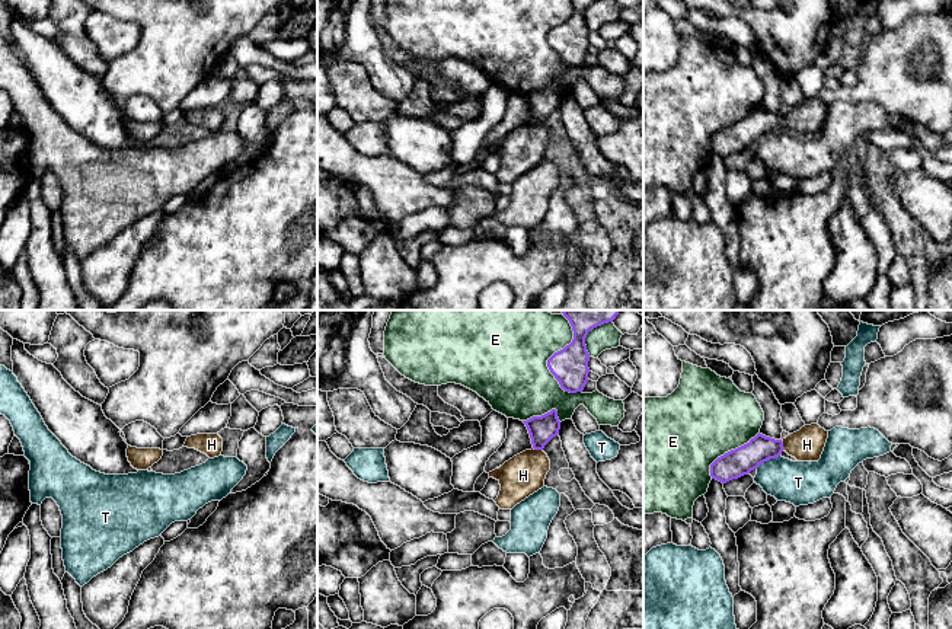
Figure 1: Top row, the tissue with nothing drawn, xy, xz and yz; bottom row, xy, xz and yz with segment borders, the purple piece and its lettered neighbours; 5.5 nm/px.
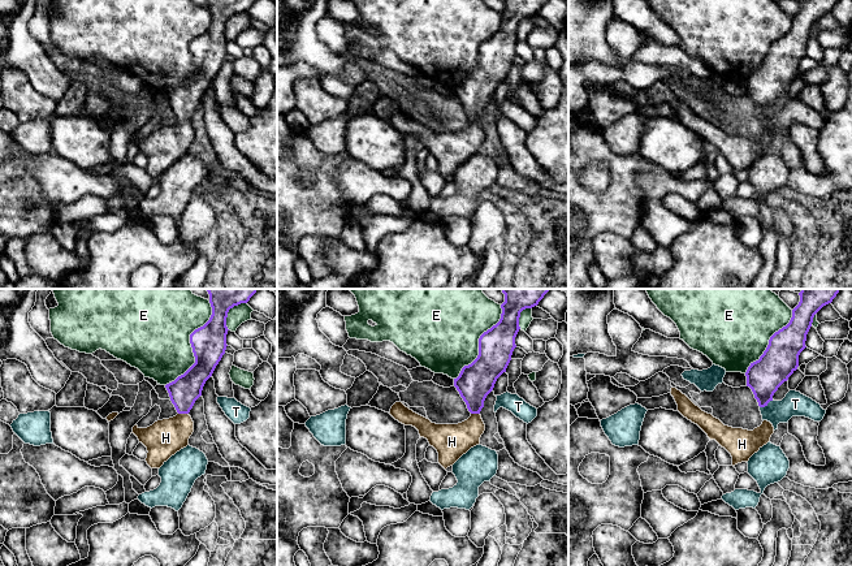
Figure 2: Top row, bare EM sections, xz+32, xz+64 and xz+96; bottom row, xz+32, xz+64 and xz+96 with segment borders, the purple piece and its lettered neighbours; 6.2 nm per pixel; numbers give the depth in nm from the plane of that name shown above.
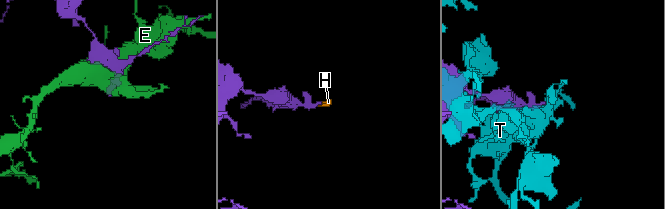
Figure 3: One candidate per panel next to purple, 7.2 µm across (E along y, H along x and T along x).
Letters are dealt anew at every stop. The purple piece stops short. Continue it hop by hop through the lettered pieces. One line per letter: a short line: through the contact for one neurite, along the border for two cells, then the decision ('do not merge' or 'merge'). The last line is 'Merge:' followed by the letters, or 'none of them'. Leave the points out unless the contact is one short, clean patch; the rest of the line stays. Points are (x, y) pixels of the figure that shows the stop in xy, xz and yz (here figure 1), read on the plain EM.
E: do not merge
H: line yz (740, 136), (760, 123), (782, 120), (807, 118); merge
T: do not merge
Merge: H

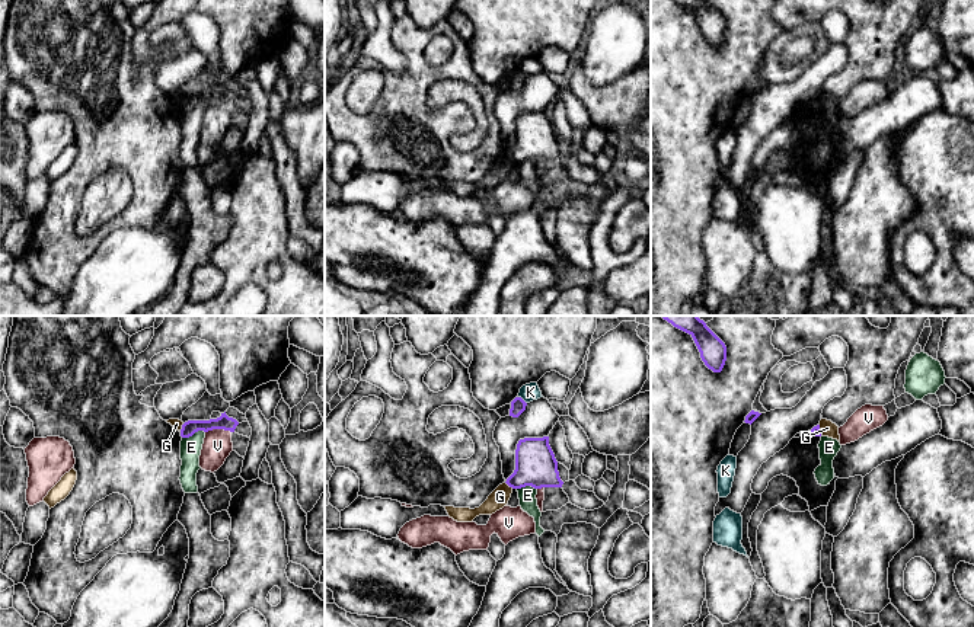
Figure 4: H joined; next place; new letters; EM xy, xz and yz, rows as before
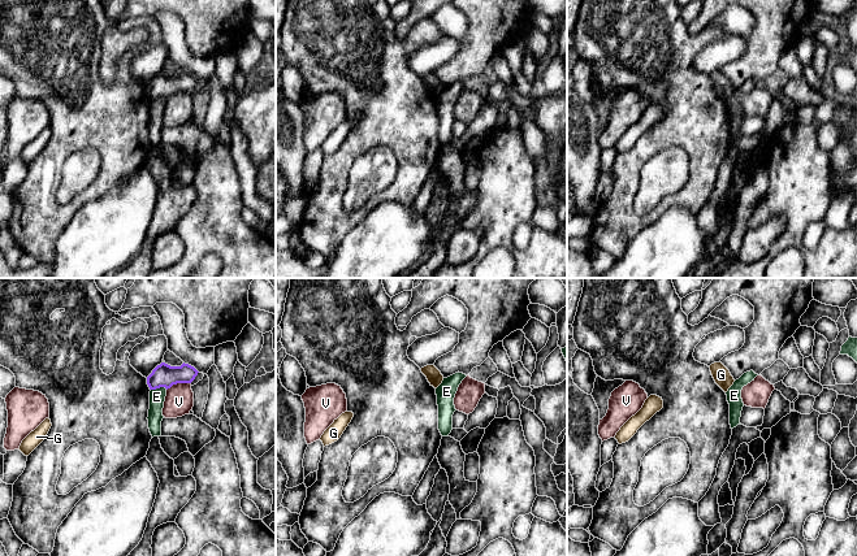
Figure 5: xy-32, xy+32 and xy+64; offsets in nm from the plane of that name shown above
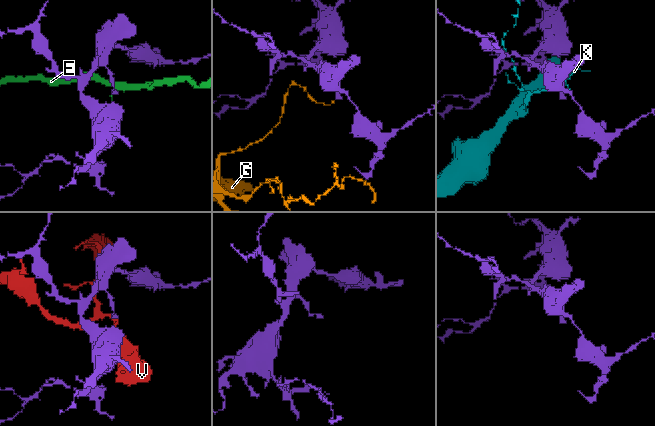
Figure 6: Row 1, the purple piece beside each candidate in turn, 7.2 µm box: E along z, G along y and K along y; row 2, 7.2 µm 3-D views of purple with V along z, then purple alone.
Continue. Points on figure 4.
E: line xy (204, 105), (195, 105), (182, 112); do not merge
G: line xy (184, 98), (179, 105); do not merge
K: do not merge
V: line xy (230, 105), (208, 104), (206, 106); do not merge
Merge: none of them

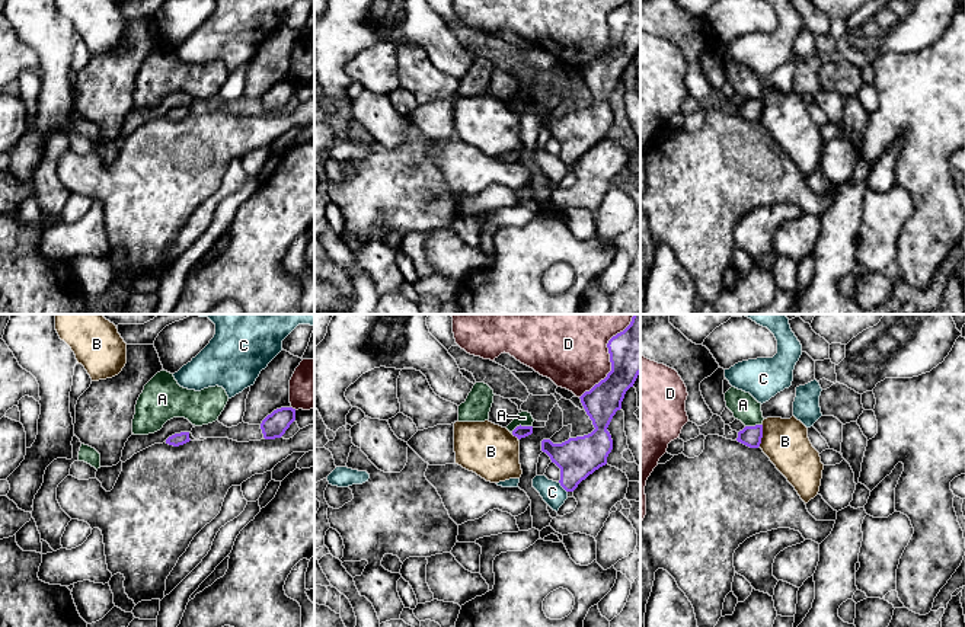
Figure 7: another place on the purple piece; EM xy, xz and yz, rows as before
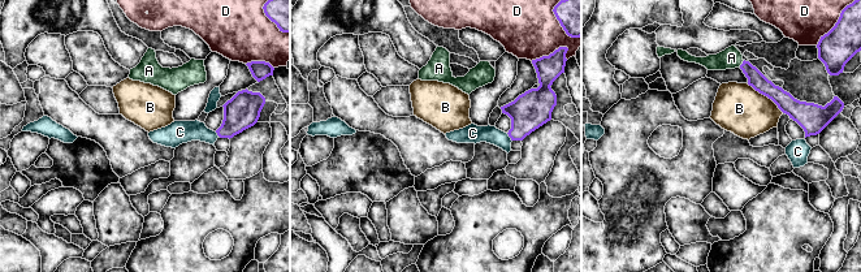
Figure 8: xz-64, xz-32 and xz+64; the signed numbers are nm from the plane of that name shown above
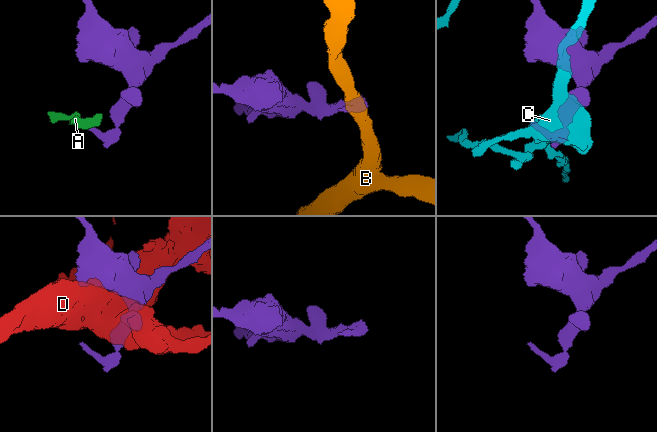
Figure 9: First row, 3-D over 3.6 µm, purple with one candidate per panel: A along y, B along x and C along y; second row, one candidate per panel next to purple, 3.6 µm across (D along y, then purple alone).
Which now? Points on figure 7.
A: merge
B: line yz (761, 98), (761, 117), (759, 120); do not merge
C: do not merge
D: do not merge
Merge: A

